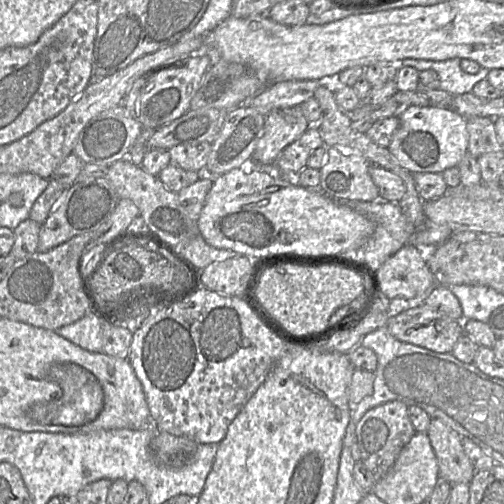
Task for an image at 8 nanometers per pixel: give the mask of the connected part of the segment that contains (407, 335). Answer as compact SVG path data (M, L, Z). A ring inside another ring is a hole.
M423 304L392 316L385 328L397 340L439 353L451 353L464 328L456 319Z

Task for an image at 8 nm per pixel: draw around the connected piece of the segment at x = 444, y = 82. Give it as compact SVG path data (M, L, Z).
M406 58L394 63L398 67L410 66L419 72L434 70L439 76L439 90L450 94L464 94L472 91L474 85L487 78L489 70L482 67L479 72L470 74L461 69L460 59L451 58L443 61Z

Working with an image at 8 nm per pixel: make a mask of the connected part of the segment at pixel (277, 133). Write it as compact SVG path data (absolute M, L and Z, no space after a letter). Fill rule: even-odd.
M299 106L273 109L266 115L264 133L252 159L259 165L275 163L282 151L298 139L310 125Z

